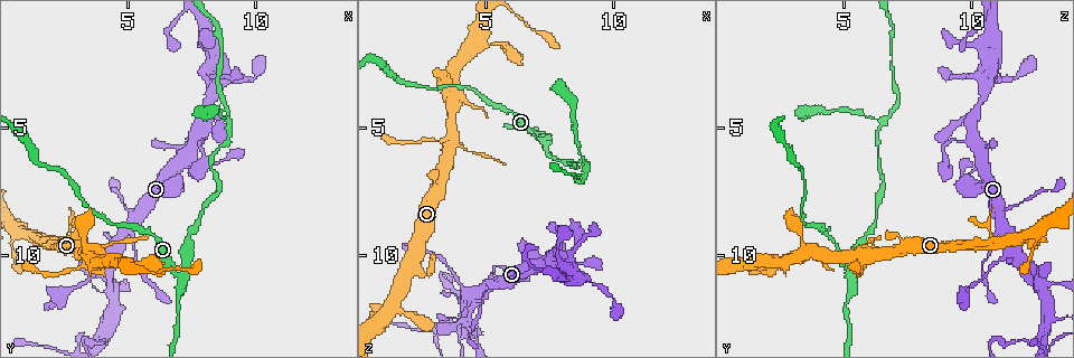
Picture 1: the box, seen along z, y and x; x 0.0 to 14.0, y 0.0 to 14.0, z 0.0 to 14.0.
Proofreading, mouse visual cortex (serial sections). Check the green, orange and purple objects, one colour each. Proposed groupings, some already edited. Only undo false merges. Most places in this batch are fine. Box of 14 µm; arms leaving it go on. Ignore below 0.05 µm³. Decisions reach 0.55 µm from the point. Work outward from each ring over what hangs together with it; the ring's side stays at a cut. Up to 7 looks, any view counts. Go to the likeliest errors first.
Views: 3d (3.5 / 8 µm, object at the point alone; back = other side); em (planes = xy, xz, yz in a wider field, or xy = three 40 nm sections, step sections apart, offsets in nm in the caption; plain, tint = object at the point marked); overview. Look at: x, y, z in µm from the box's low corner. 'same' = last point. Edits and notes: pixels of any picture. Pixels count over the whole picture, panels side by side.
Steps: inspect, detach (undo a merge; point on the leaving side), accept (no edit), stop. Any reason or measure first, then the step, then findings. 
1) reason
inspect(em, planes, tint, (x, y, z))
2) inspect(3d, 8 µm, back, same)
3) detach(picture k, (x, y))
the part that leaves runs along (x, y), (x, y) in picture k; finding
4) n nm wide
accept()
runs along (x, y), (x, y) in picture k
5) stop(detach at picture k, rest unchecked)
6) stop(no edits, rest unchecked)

two arms in line, one across
inspect(3d, 3.5 µm, (7.2, 10.9, 5.3))

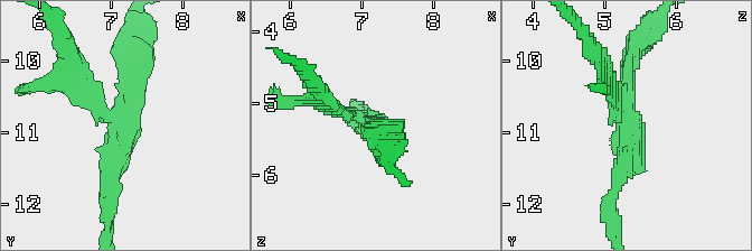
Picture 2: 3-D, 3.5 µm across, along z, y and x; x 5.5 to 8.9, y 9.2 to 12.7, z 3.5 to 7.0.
3 arms; arms of 150, 200, 250 nm; now the EM
inspect(em, xy, step 1, tint, (7.10, 10.85, 5.30))

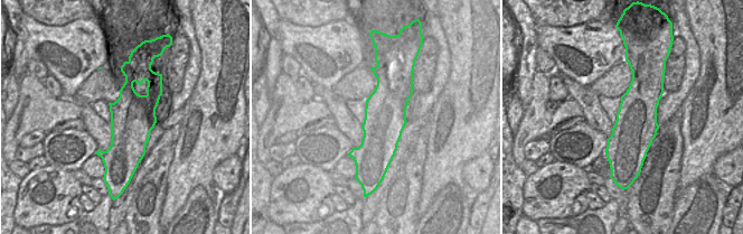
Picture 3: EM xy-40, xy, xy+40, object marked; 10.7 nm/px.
detach(picture 2, (619, 180))
a second cell is stuck on

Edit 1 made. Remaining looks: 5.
inspect(em, xy, step 3, tint, (5.1, 8.9, 11.2))

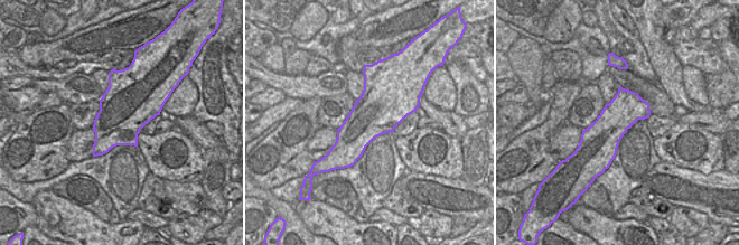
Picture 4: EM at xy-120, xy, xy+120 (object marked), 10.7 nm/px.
wider look
inspect(3d, 3.5 µm, same)

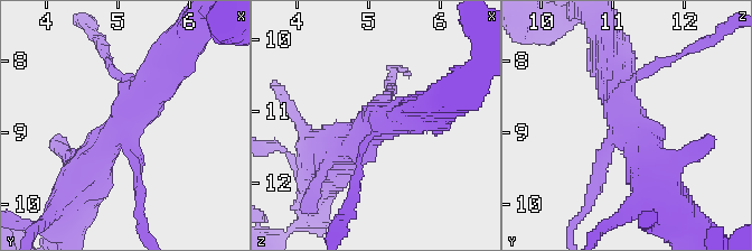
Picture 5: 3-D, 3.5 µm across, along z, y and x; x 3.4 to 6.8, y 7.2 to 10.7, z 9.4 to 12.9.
4 arms; arms of 150, 150, 500, 500 nm
accept()
runs along (170, 63), (77, 177) in picture 5; one cell here

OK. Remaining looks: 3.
thick turns thin
inspect(3d, 3.5 µm, (4.0, 13.2, 12.8))

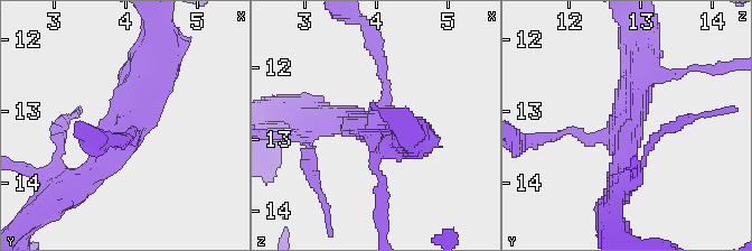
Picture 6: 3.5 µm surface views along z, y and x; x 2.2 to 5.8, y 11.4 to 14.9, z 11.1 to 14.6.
3 arms; arms of 150, 250, 500 nm; now the EM
inspect(em, xy, step 5, tint, (4.05, 13.25, 12.80))

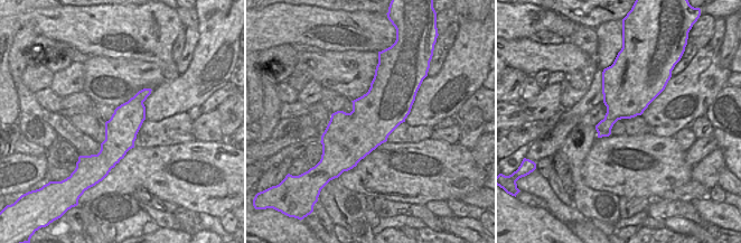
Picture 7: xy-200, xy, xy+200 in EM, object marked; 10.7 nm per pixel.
accept()
runs along (148, 91), (135, 103), (103, 165) in picture 7; all the same cell

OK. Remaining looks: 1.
stop(detach at picture 2, rest unchecked)

